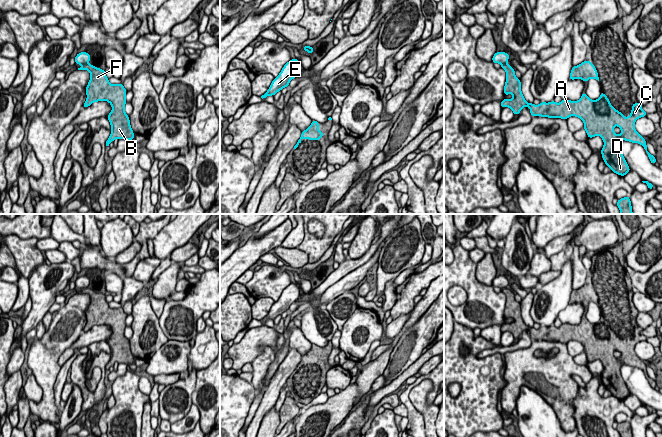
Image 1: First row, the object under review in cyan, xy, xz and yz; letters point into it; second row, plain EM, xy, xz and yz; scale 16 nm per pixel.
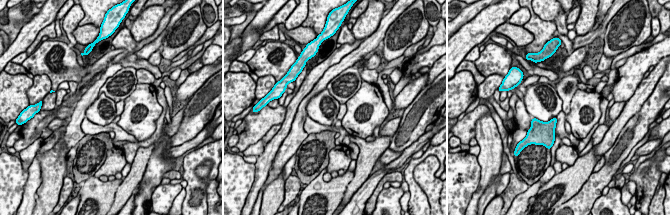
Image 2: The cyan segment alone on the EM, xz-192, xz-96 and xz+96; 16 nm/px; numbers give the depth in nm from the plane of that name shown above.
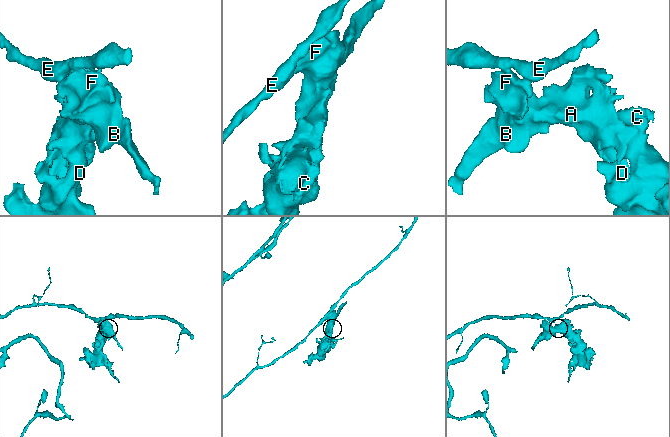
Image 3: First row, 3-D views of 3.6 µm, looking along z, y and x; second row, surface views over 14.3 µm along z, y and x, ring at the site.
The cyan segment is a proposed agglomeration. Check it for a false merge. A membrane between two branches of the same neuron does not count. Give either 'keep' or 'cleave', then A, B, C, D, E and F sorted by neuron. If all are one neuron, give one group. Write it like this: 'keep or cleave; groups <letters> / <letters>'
cleave; groups A B C D F / E

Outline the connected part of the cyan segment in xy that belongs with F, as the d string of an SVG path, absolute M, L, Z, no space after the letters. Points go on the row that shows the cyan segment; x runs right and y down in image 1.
M90 64L82 65L78 70L88 70L90 73L90 80L86 86L87 98L83 107L87 108L96 101L107 101L112 106L112 111L106 117L111 125L111 134L106 146L115 138L127 141L135 139L129 116L125 113L127 90L123 84L110 84L106 72Z

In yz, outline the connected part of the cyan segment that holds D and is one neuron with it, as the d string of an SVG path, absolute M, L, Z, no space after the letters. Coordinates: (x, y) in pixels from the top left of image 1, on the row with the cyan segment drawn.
M503 64L501 67L506 72L504 95L513 95L512 99L504 98L500 102L502 108L509 107L514 115L518 115L523 107L528 106L532 117L541 116L564 120L571 116L580 118L584 122L583 129L586 130L588 138L597 135L602 138L604 146L600 152L603 161L612 172L620 176L625 176L631 170L621 152L622 140L642 145L650 162L655 165L656 157L649 153L644 137L635 129L635 121L647 116L647 113L641 109L643 104L634 103L630 116L625 116L616 110L604 92L601 92L597 100L592 100L586 93L582 93L578 101L562 99L560 103L551 101L541 102L539 105L530 104L522 94L521 81L515 76L515 70L508 64Z

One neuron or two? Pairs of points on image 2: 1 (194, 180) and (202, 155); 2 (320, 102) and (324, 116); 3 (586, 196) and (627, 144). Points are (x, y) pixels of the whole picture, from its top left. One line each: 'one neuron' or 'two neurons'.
1: one neuron
2: one neuron
3: one neuron

